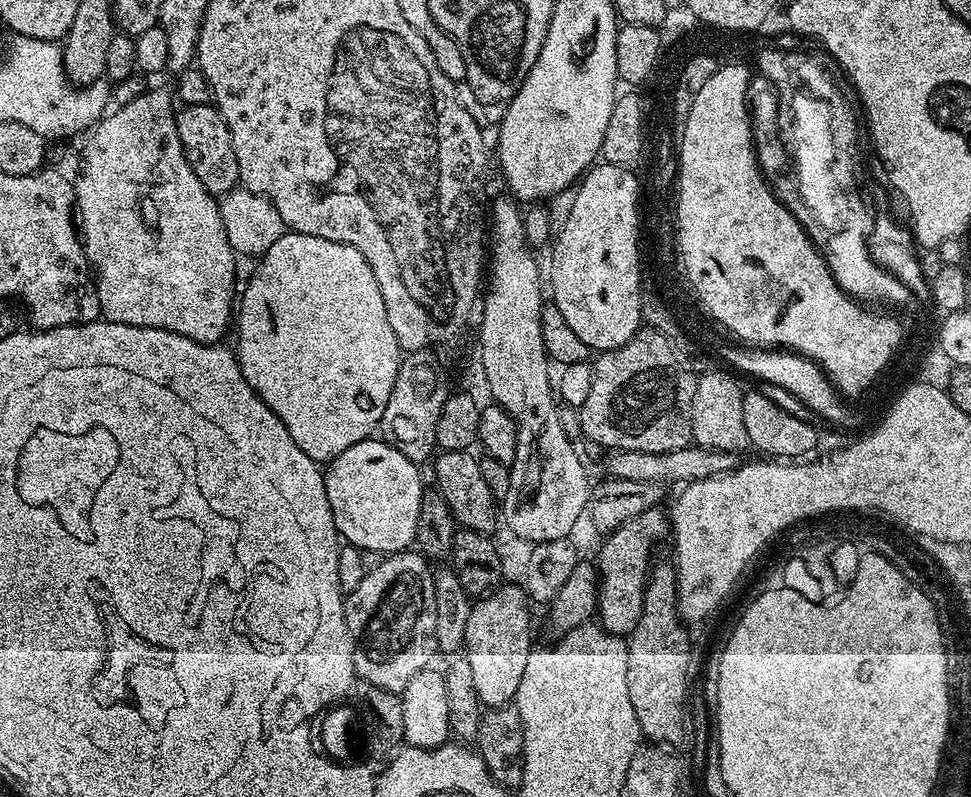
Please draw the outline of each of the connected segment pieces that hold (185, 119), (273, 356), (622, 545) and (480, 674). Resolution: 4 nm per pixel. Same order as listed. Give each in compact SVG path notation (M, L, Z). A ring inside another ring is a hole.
M212 104L183 105L177 111L176 125L178 126L178 138L182 138L182 150L186 154L186 162L190 162L198 182L206 186L211 196L219 198L240 184L238 162L234 158L234 142L217 108Z
M291 230L285 231L282 238L278 238L278 242L274 242L274 246L270 246L270 250L266 250L264 255L259 257L256 273L248 280L248 285L243 285L242 291L238 296L238 324L240 320L240 348L238 347L238 359L240 361L240 369L246 378L246 382L262 398L262 402L266 402L266 406L270 406L270 410L274 410L274 414L278 414L278 418L286 426L286 430L290 430L290 438L294 438L294 442L298 442L298 446L310 454L310 458L317 462L330 462L338 454L342 454L342 450L350 450L350 446L354 446L358 442L369 439L379 429L380 419L386 410L386 402L390 402L390 392L394 390L394 378L398 378L398 370L402 359L402 349L398 338L394 338L394 329L390 326L390 318L386 318L386 302L382 302L382 290L378 290L378 282L374 278L374 270L370 270L370 262L366 262L366 258L362 258L362 254L358 254L358 250L354 250L354 246L346 246L342 242L330 242L326 238L314 238L310 234L302 234Z
M659 507L646 509L640 516L626 522L620 529L603 537L604 545L594 557L598 573L598 624L612 636L627 638L632 635L638 618L642 618L644 588L654 563L652 547L669 531L670 524Z
M509 582L471 605L462 648L470 662L470 671L474 673L478 698L485 709L511 705L518 694L522 673L526 670L528 656L534 647L532 616L528 608L528 593L521 585Z

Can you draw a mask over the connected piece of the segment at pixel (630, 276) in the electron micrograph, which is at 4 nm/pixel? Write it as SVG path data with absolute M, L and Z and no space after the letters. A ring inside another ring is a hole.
M597 163L584 173L578 184L578 199L574 202L574 206L570 210L570 218L566 218L566 226L558 229L554 236L552 248L552 292L550 288L550 300L558 306L558 310L562 310L562 318L566 318L570 330L574 330L574 334L578 334L578 338L582 338L582 342L586 342L586 346L590 350L607 350L609 348L617 348L622 346L626 341L631 340L641 327L641 307L640 307L640 262L638 250L636 249L636 189L640 184L638 176L631 172L628 168L622 166L614 166L613 164Z

